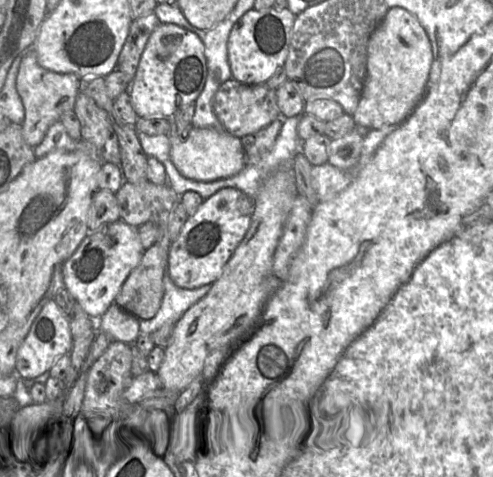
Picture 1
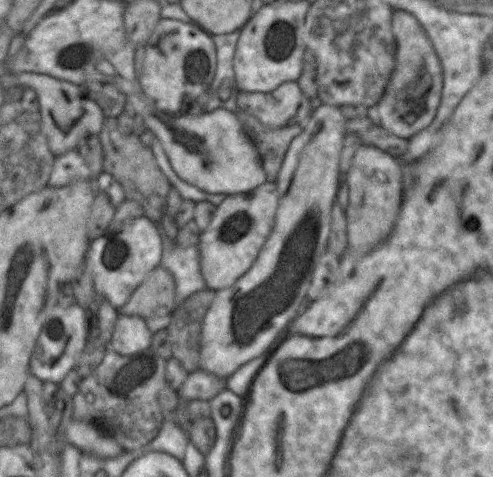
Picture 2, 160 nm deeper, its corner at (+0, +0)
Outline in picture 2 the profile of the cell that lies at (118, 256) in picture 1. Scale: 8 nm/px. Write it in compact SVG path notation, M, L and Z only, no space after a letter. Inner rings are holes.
M144 215L92 240L84 265L93 277L96 292L119 310L149 273L161 265L162 250L162 236L156 223Z

